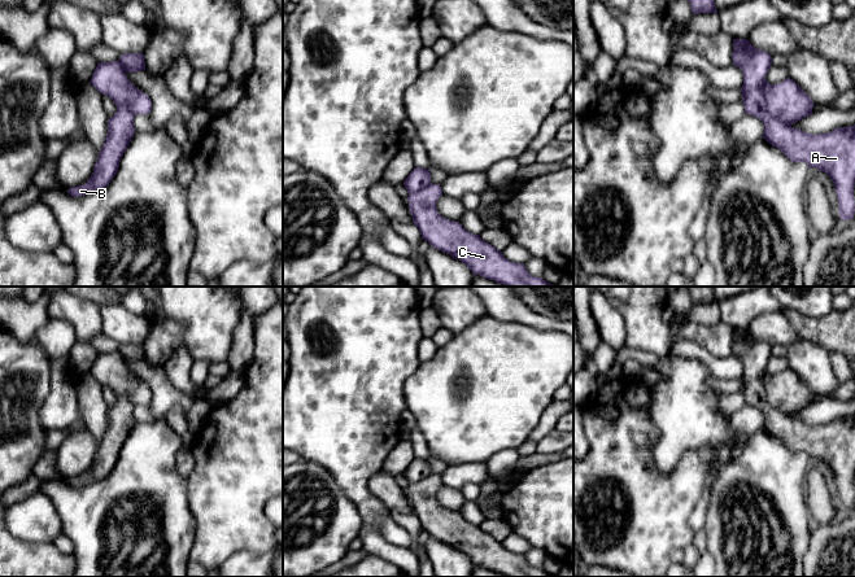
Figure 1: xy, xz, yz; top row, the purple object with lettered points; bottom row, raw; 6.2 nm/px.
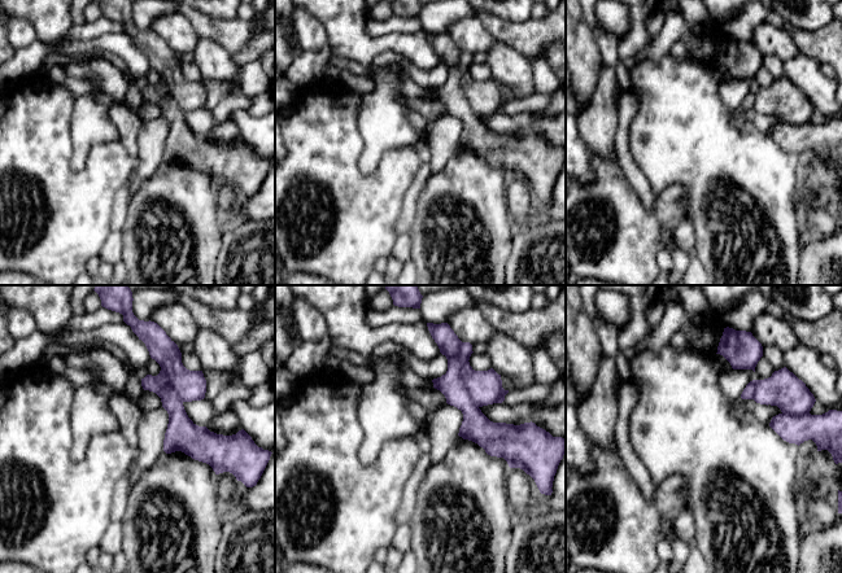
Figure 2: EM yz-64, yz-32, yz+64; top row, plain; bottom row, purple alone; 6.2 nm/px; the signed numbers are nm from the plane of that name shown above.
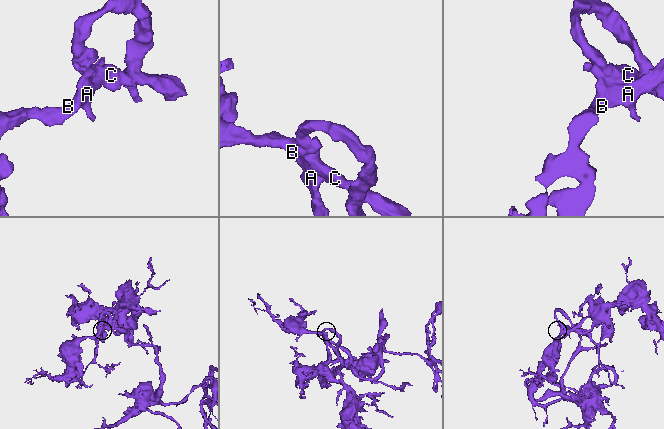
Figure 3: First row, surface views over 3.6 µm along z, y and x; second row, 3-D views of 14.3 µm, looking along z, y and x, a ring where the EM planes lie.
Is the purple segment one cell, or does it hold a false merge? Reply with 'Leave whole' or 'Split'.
Leave whole

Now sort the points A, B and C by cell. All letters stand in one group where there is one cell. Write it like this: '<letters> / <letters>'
A B C

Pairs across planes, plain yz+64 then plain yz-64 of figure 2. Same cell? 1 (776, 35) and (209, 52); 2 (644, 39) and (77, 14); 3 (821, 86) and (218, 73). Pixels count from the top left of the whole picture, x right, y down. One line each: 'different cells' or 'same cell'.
1: different cells
2: different cells
3: same cell

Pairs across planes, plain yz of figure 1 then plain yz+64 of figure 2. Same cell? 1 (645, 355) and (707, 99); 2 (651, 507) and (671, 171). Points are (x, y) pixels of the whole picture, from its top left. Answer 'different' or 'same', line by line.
1: different
2: different

